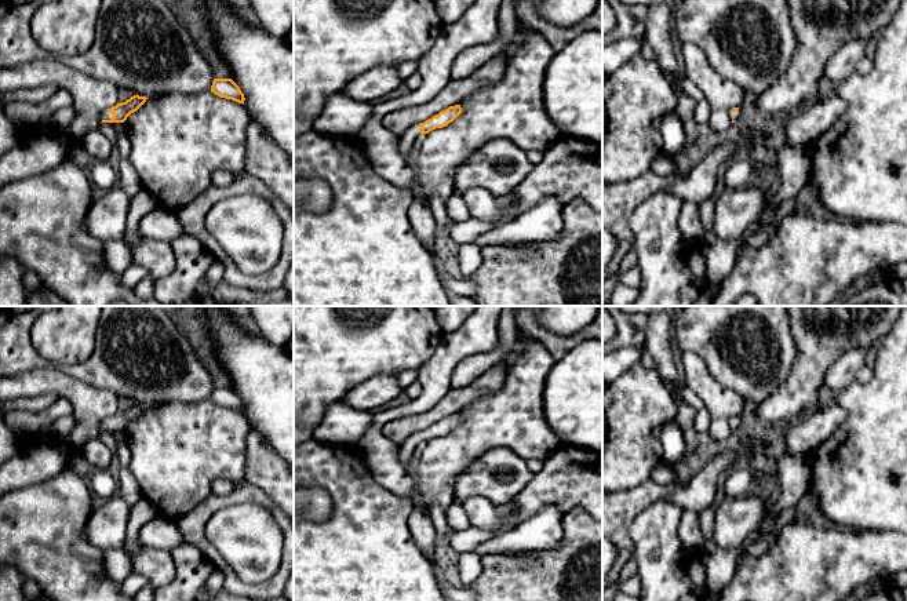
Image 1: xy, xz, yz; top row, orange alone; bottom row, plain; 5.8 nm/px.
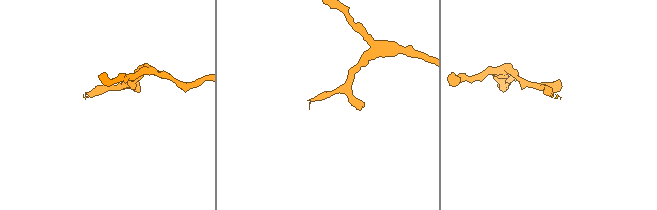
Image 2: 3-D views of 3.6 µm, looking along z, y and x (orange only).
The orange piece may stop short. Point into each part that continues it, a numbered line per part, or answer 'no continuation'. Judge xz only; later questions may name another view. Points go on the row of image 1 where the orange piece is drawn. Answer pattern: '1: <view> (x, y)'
1: xz (405, 141)

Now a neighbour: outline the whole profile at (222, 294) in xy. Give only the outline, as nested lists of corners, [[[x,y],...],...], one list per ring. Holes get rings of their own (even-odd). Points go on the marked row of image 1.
[[[205,274],[200,278],[196,292],[210,295],[216,306],[237,303],[263,306],[267,302],[280,302],[288,299],[288,291],[284,287],[272,291],[254,291],[229,285],[225,280],[216,285],[211,285]]]

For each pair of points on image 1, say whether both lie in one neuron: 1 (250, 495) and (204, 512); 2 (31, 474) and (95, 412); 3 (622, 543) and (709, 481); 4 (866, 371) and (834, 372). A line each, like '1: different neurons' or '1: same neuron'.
1: same neuron
2: different neurons
3: same neuron
4: different neurons

